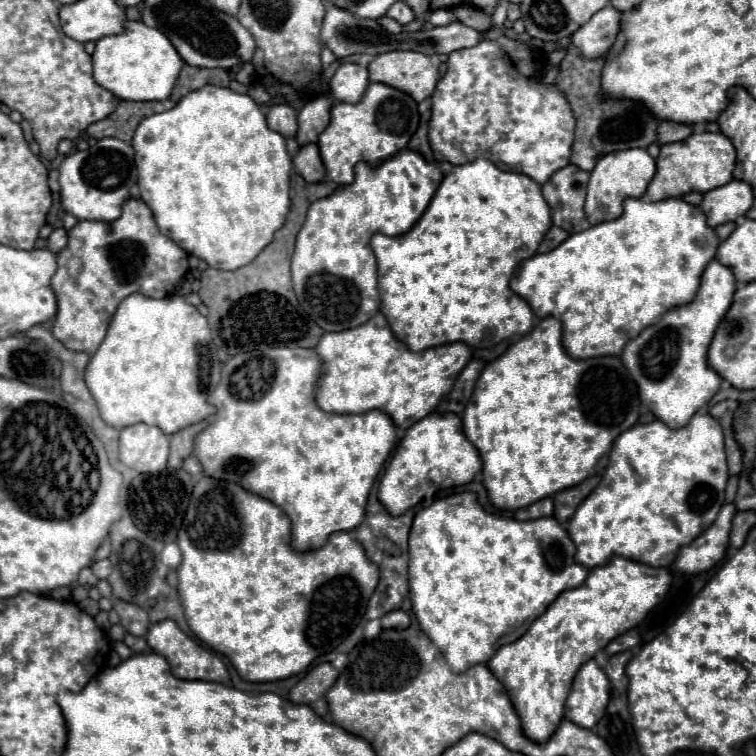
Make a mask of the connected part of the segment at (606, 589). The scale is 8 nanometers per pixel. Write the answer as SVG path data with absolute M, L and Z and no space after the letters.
M614 557L606 565L594 567L580 587L560 593L520 639L496 651L488 669L506 687L530 741L546 743L556 733L564 719L564 703L576 671L614 637L640 625L648 611L664 599L670 583L672 573L668 569L652 569Z

